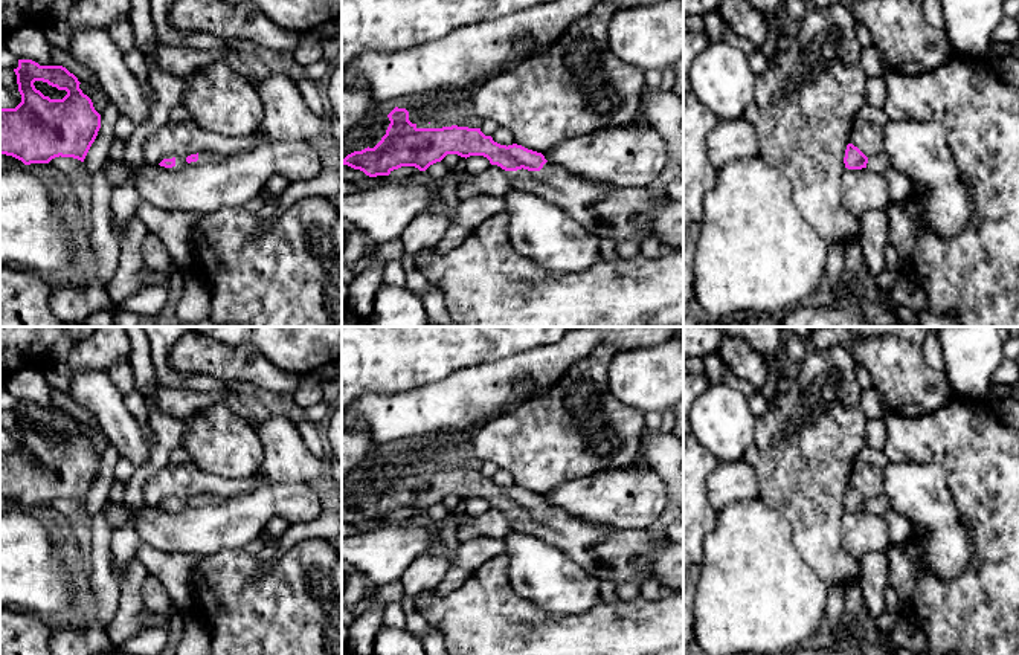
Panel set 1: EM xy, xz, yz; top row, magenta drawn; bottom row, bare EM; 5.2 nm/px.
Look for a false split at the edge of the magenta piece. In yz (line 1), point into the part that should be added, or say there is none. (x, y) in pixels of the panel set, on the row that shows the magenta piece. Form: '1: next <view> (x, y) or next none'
1: next yz (880, 162)

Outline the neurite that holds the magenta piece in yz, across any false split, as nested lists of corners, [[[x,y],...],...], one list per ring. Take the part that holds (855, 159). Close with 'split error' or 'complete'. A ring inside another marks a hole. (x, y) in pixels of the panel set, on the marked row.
[[[853,144],[847,145],[844,163],[848,169],[862,169],[868,166],[870,169],[877,171],[880,174],[885,174],[891,168],[889,159],[885,153],[866,157]]] | split error

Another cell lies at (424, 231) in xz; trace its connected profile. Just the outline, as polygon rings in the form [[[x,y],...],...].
[[[427,212],[418,214],[401,234],[403,241],[403,267],[406,270],[406,286],[409,292],[421,299],[427,293],[430,284],[427,278],[415,269],[415,255],[433,247],[447,232],[447,221]]]

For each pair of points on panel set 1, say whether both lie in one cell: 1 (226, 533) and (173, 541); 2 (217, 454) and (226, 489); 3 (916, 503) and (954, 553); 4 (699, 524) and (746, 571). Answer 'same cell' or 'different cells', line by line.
1: same cell
2: different cells
3: same cell
4: different cells

